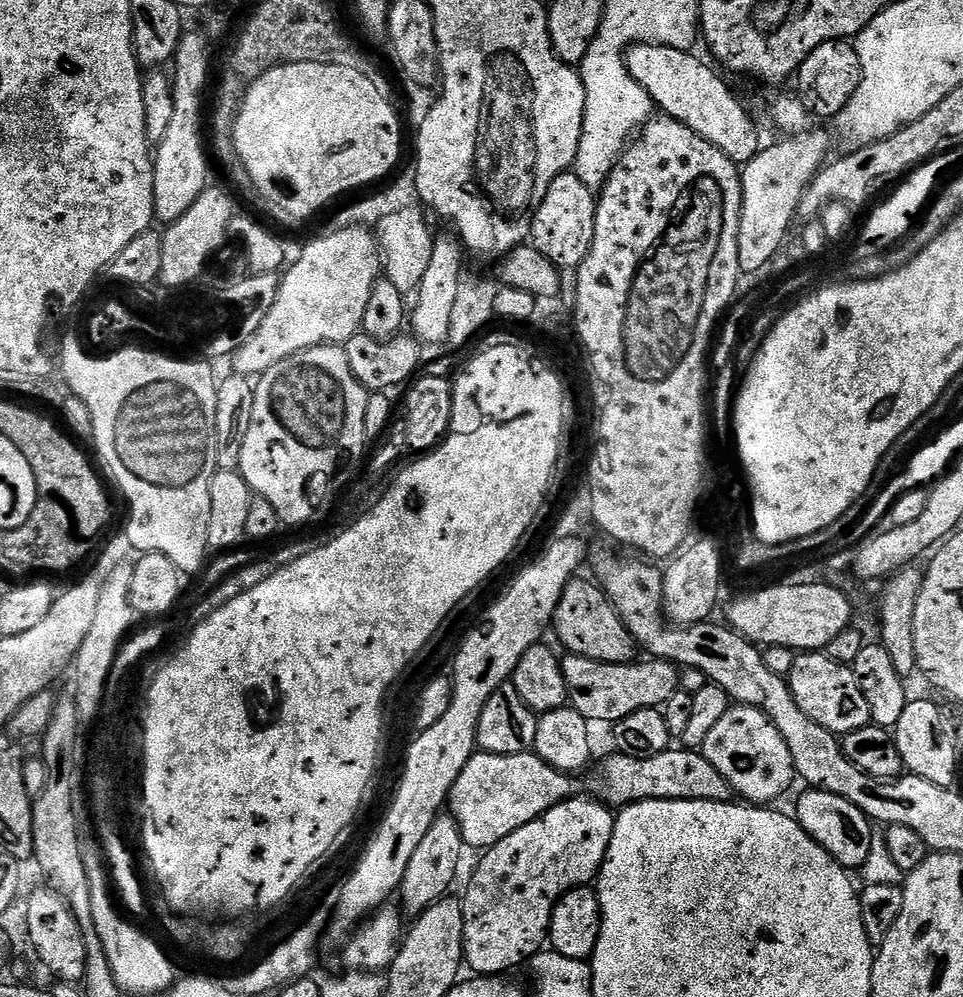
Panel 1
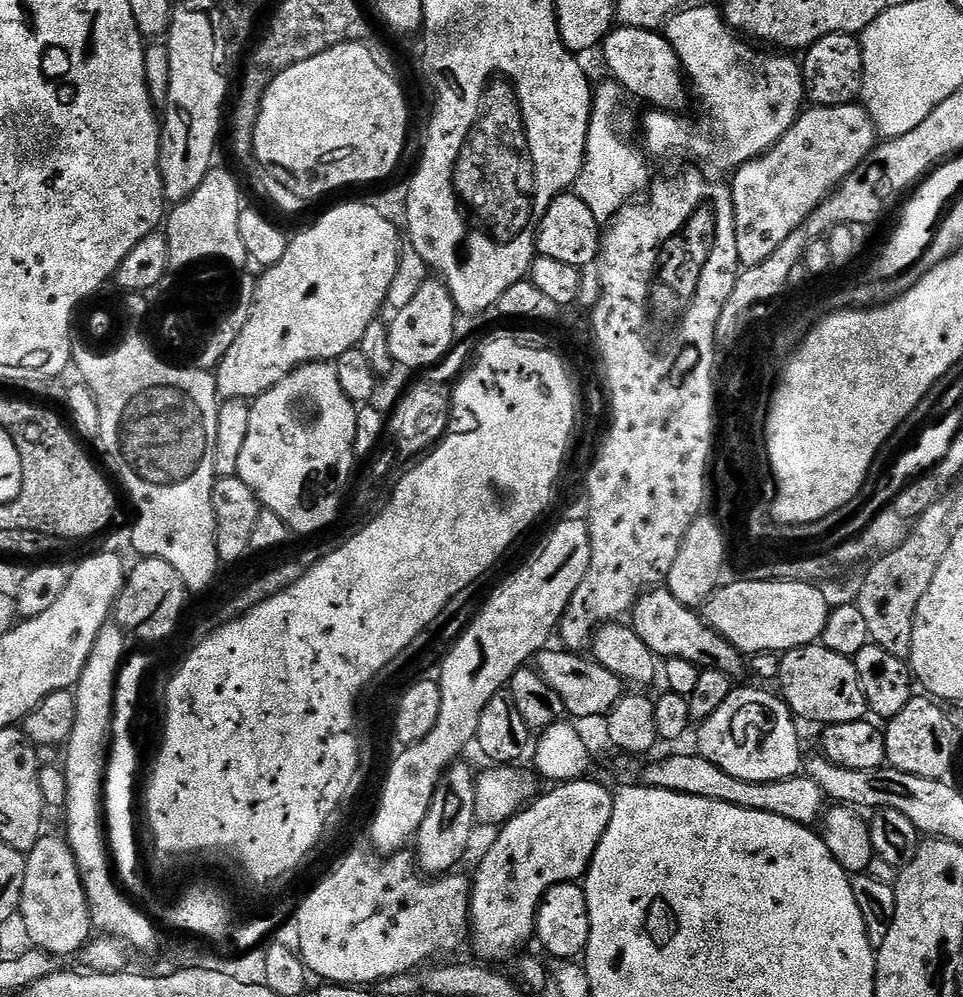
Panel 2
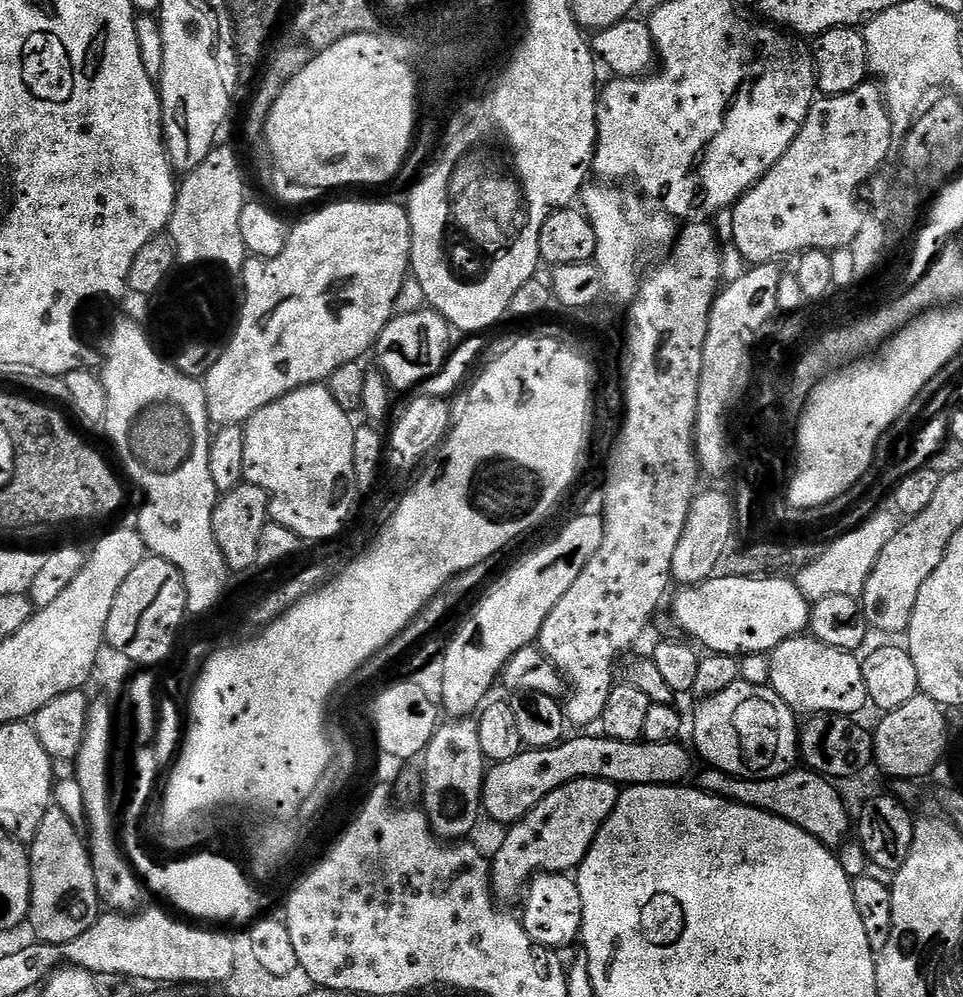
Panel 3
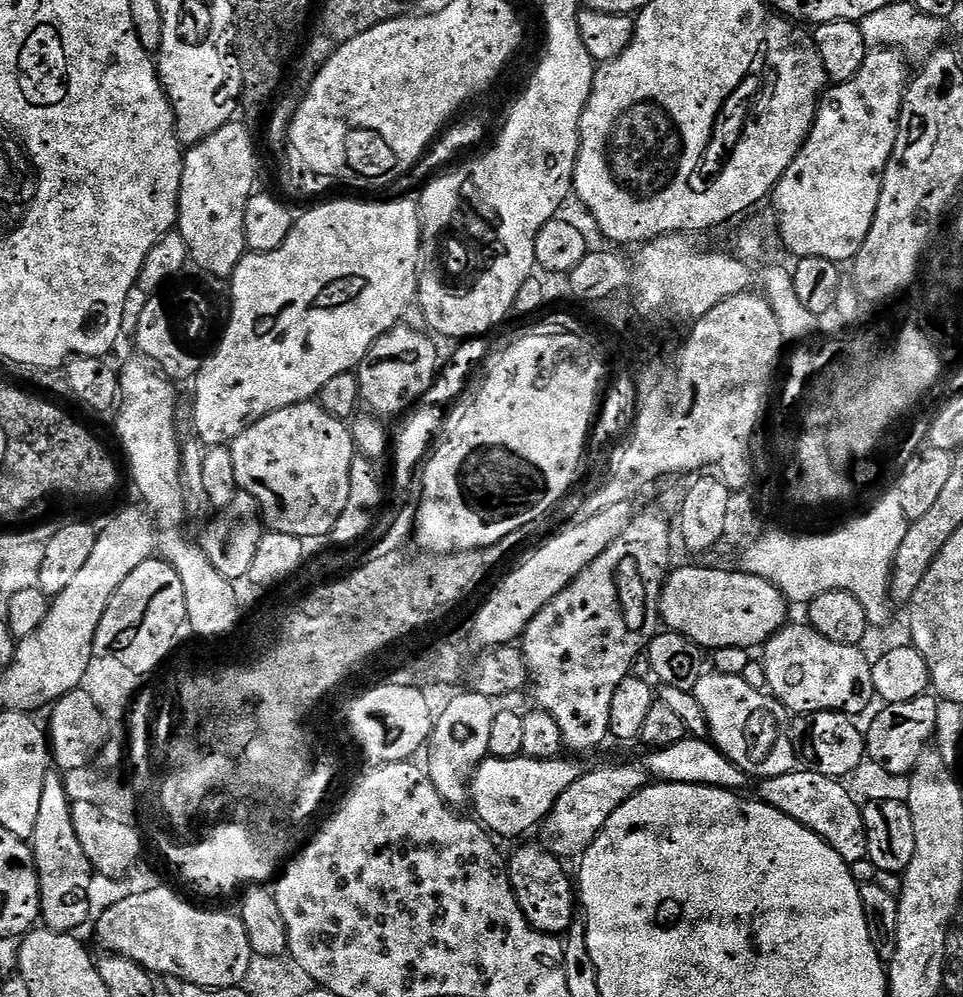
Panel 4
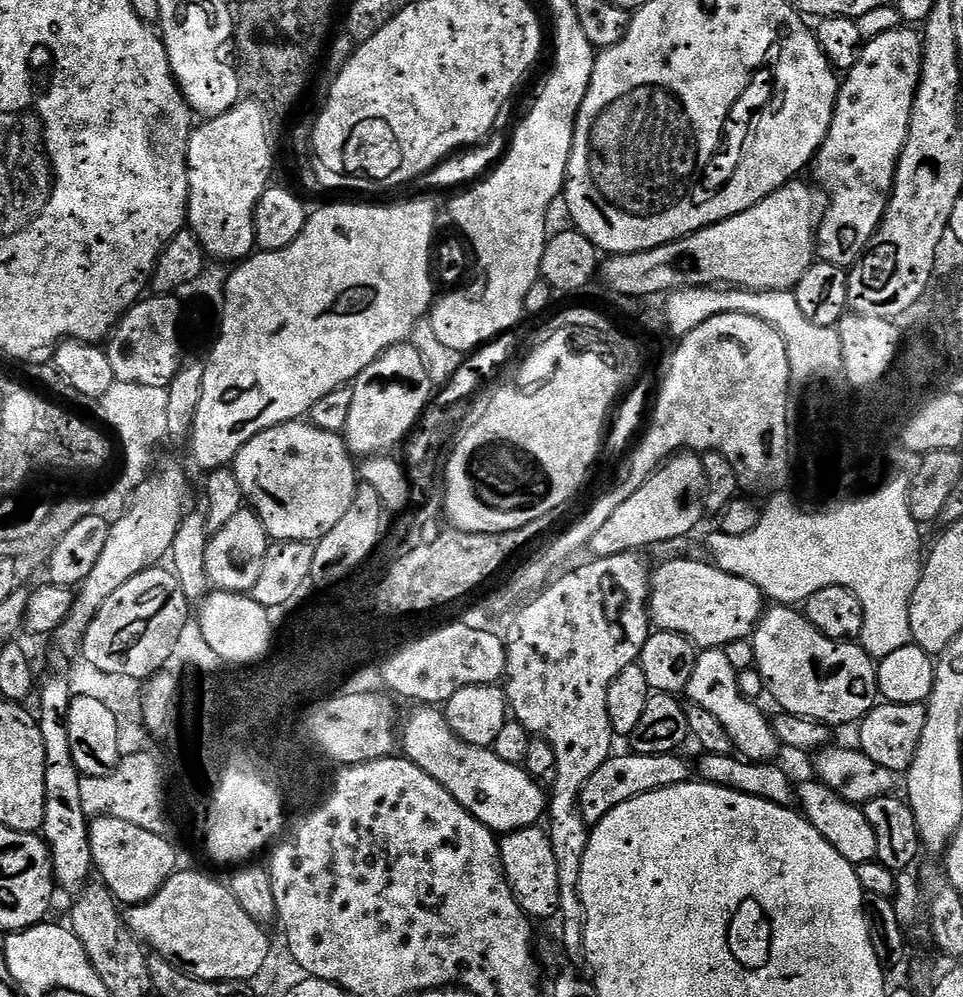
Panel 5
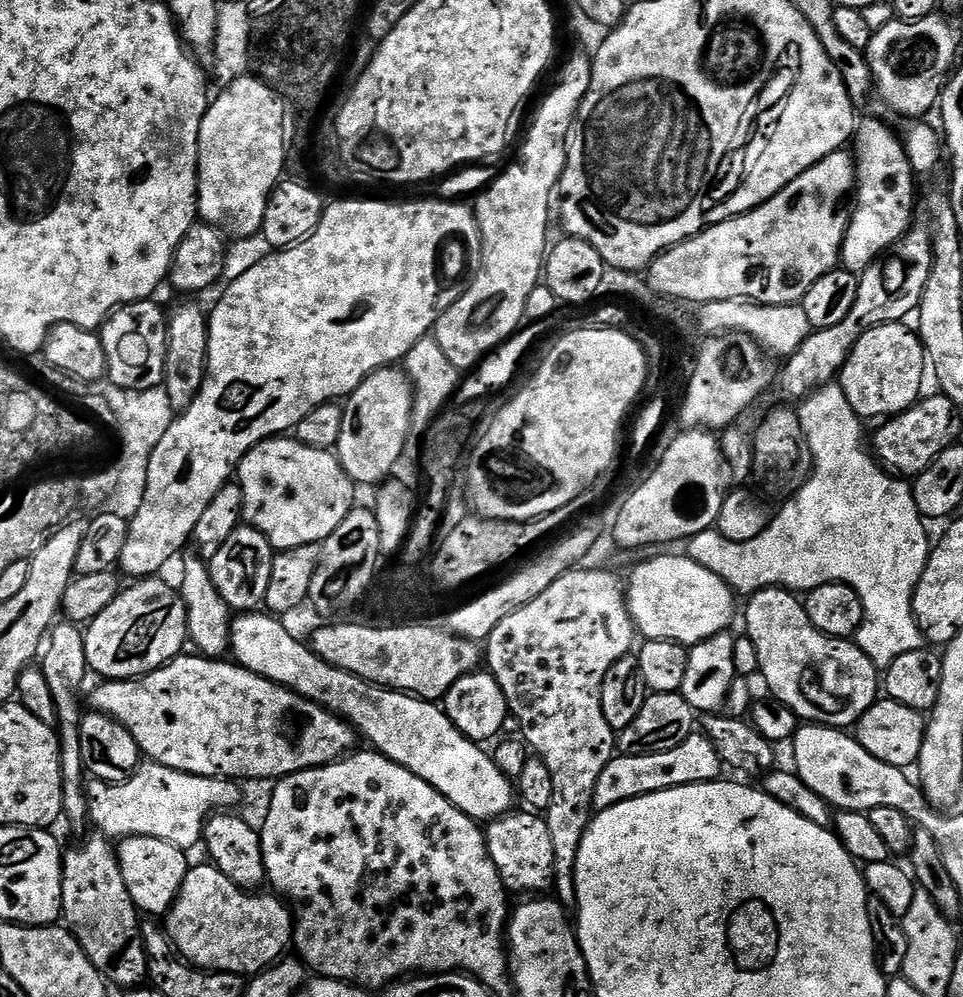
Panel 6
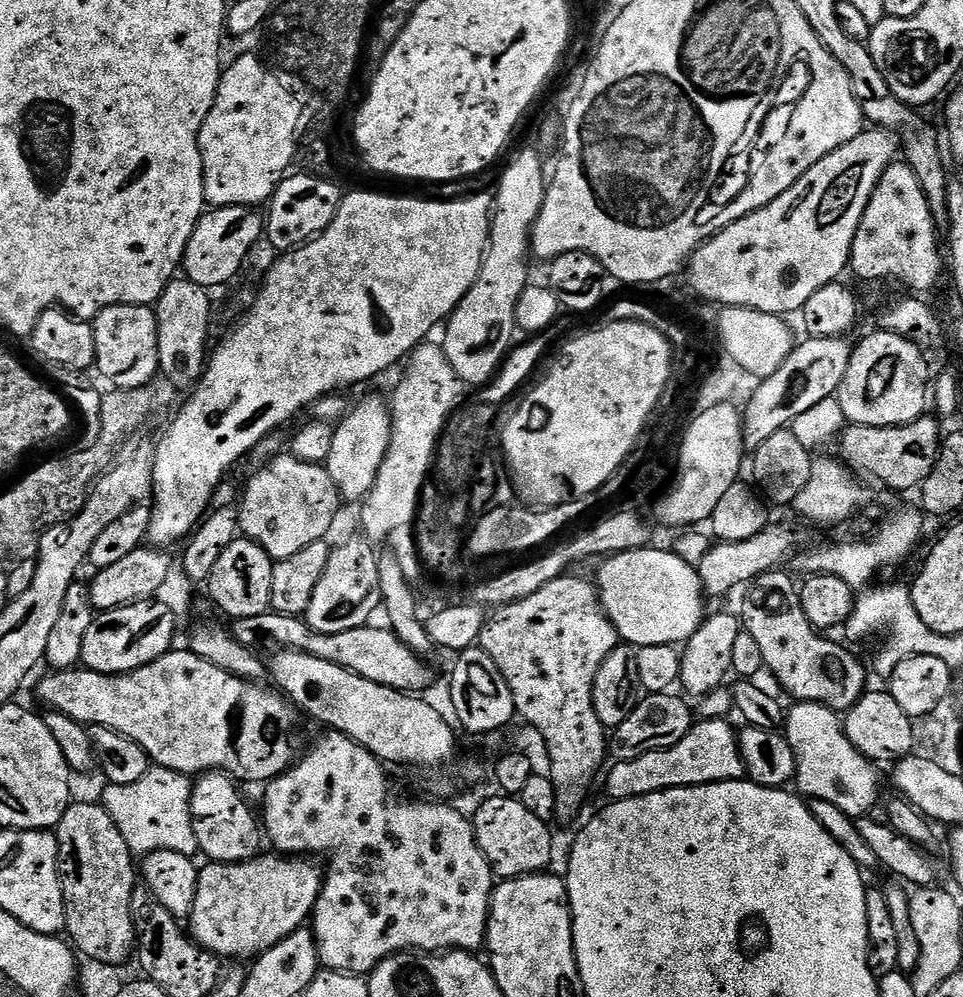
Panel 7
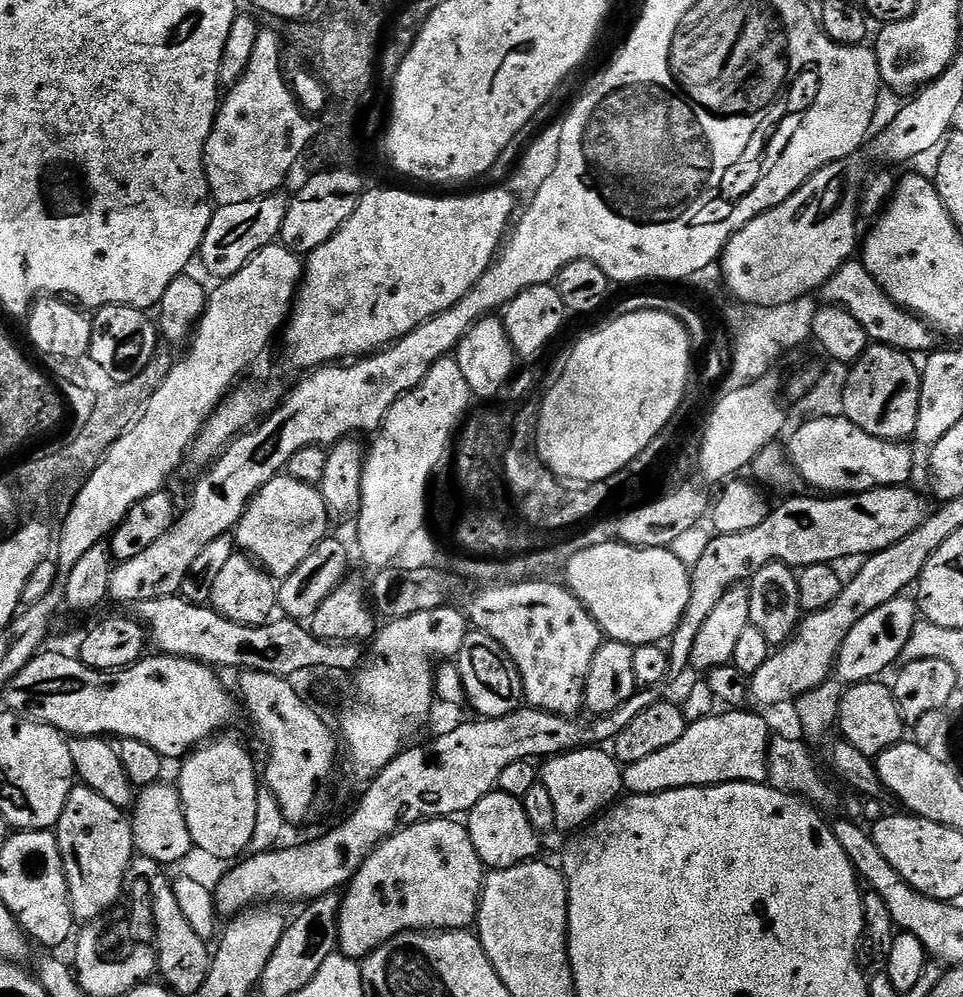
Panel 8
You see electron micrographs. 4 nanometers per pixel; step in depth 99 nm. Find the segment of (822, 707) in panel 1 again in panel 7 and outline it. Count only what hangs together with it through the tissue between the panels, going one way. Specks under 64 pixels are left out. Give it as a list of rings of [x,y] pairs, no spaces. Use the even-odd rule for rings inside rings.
[[[783,570],[764,572],[756,577],[754,583],[747,589],[748,597],[744,600],[742,611],[743,631],[754,634],[758,646],[762,649],[765,669],[789,692],[793,701],[808,701],[824,704],[836,713],[847,713],[853,708],[869,687],[868,676],[860,665],[860,660],[852,652],[847,652],[840,644],[832,640],[823,640],[821,633],[813,628],[802,610],[797,581],[792,581]]]

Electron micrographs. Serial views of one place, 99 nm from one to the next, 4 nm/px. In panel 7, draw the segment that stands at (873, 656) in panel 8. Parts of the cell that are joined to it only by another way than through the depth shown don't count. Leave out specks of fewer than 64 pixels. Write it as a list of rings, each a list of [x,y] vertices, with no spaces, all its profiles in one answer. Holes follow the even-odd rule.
[[[797,701],[791,706],[785,715],[784,735],[795,754],[797,791],[812,800],[833,803],[852,819],[867,817],[880,796],[877,765],[849,742],[839,713],[808,701]]]

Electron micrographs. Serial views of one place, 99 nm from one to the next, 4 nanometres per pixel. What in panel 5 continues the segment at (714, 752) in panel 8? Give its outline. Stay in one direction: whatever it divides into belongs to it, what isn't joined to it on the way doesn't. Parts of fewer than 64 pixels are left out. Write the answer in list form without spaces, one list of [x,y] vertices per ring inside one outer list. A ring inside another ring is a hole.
[[[632,752],[628,756],[613,754],[606,763],[598,766],[586,782],[586,786],[580,795],[580,809],[584,815],[584,821],[589,826],[594,826],[602,818],[613,815],[617,810],[639,796],[655,794],[658,790],[669,788],[675,784],[689,783],[688,764],[680,754],[638,754]]]

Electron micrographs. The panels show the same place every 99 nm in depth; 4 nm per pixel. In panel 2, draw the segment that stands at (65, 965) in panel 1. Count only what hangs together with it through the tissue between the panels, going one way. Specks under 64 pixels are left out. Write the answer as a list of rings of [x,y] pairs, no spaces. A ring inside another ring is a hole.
[[[41,835],[39,842],[26,854],[18,915],[22,922],[26,922],[26,930],[30,933],[33,945],[54,958],[75,957],[93,939],[92,911],[86,890],[82,886],[72,847],[63,835]]]

